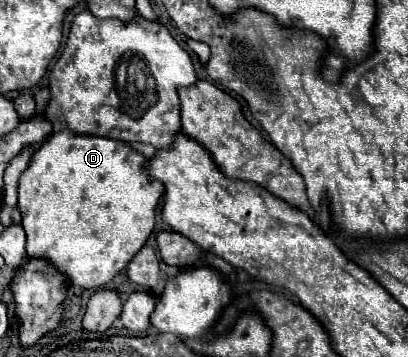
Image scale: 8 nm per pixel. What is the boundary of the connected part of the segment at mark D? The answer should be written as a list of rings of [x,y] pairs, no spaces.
[[[66,129],[44,139],[32,153],[28,169],[18,179],[18,209],[22,211],[28,257],[50,259],[72,285],[84,289],[106,285],[144,247],[156,225],[156,209],[164,193],[164,183],[148,175],[146,163],[148,159],[128,143],[108,137],[78,135]]]

